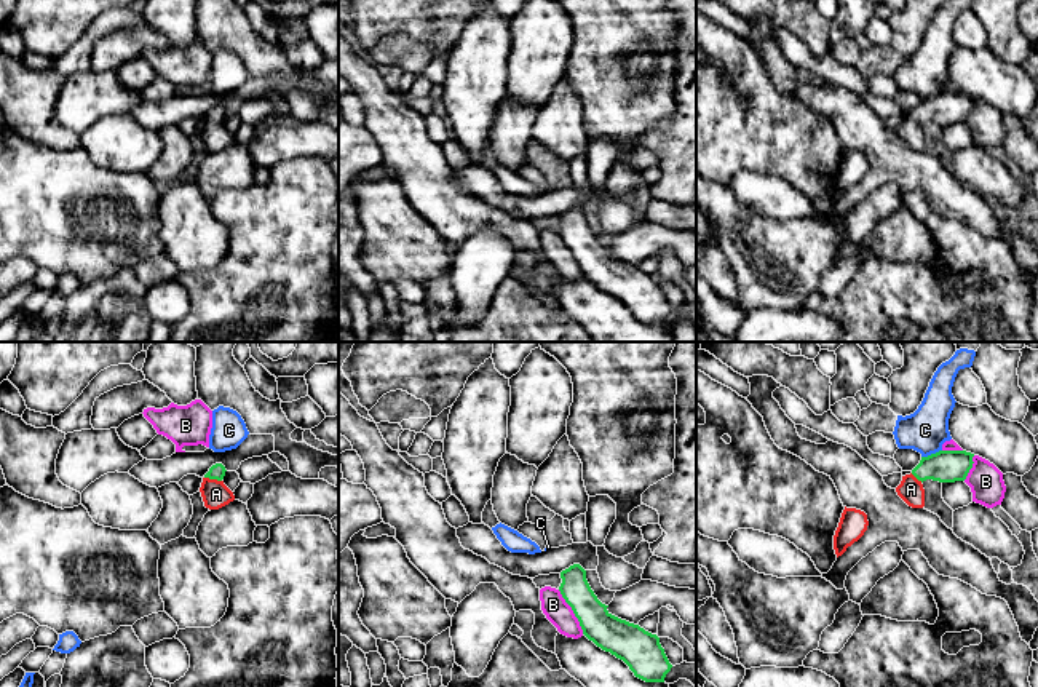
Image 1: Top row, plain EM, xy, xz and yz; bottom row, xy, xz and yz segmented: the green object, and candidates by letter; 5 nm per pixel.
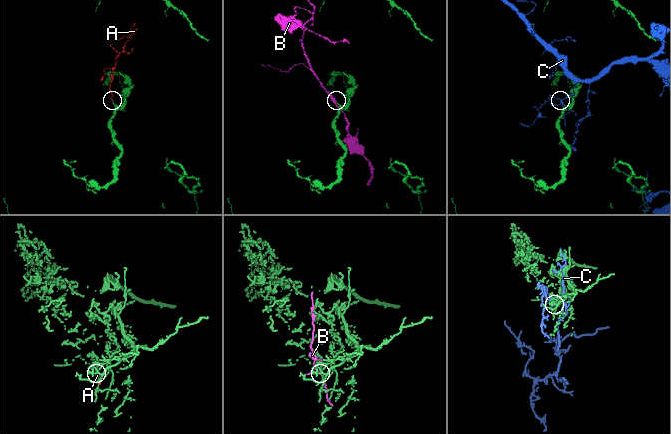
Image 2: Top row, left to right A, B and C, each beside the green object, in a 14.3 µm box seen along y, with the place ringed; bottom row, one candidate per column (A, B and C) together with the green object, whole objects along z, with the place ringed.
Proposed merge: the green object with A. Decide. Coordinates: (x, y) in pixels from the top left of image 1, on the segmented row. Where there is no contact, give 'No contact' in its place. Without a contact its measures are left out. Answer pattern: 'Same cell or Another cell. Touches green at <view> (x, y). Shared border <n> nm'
Same cell. Touches green at xy (213, 478). Shared border 90 nm

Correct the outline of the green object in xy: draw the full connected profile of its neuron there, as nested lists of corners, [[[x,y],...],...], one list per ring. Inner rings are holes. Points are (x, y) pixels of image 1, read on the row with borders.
[[[216,463],[204,475],[200,492],[204,506],[209,510],[219,510],[235,500],[233,492],[224,484],[225,467]]]

